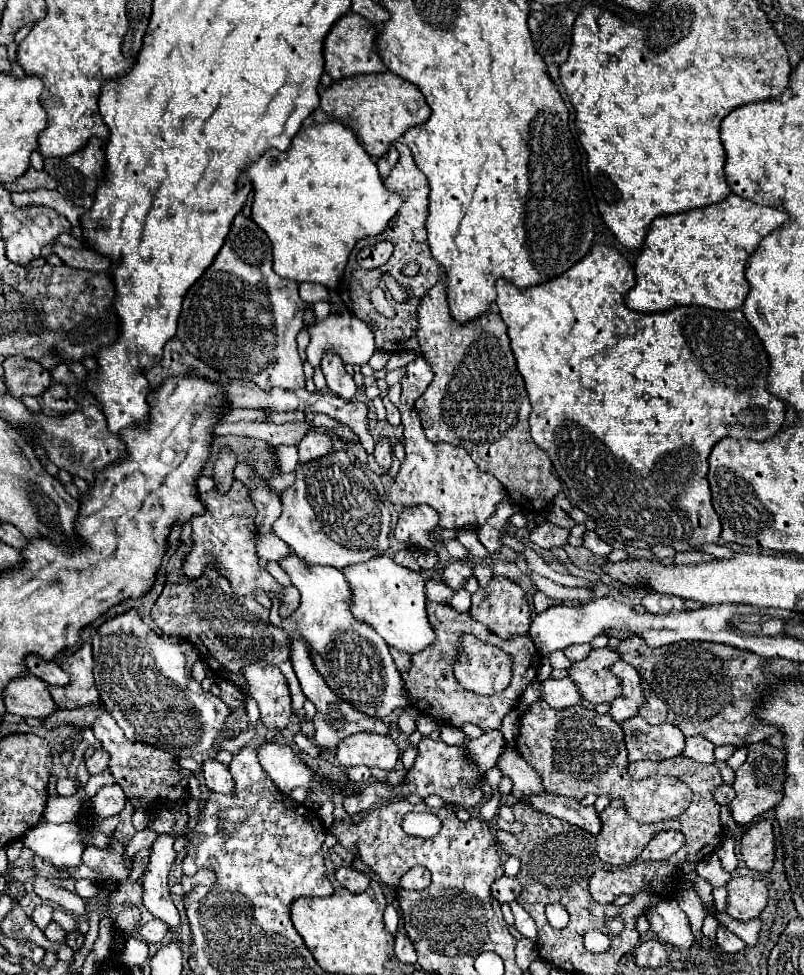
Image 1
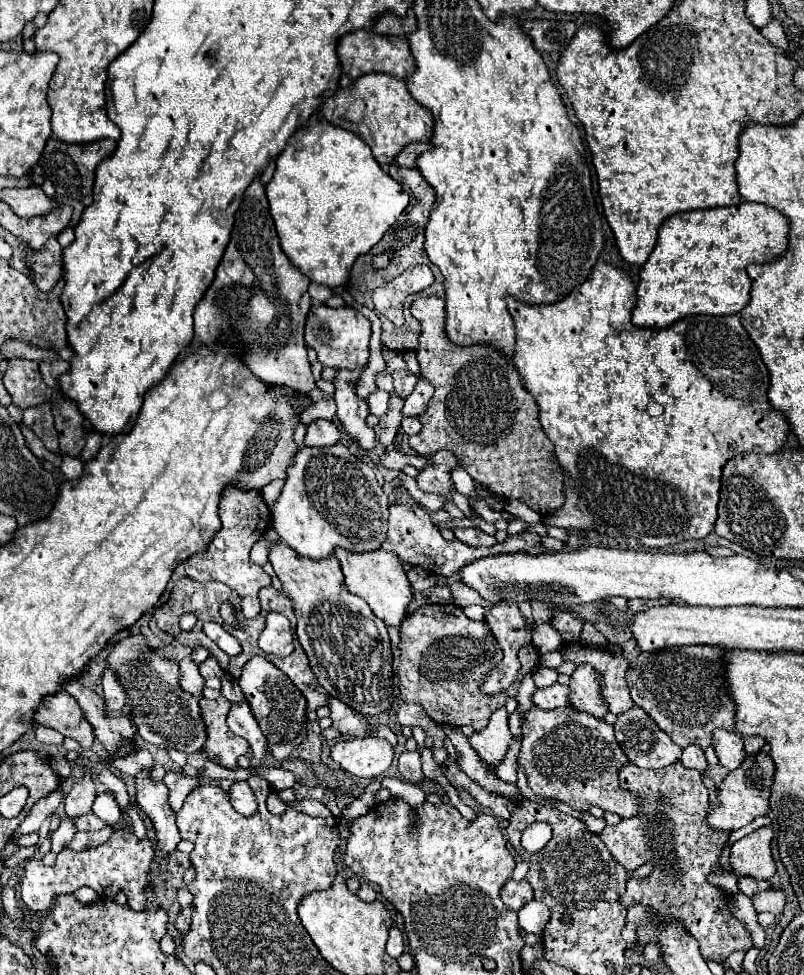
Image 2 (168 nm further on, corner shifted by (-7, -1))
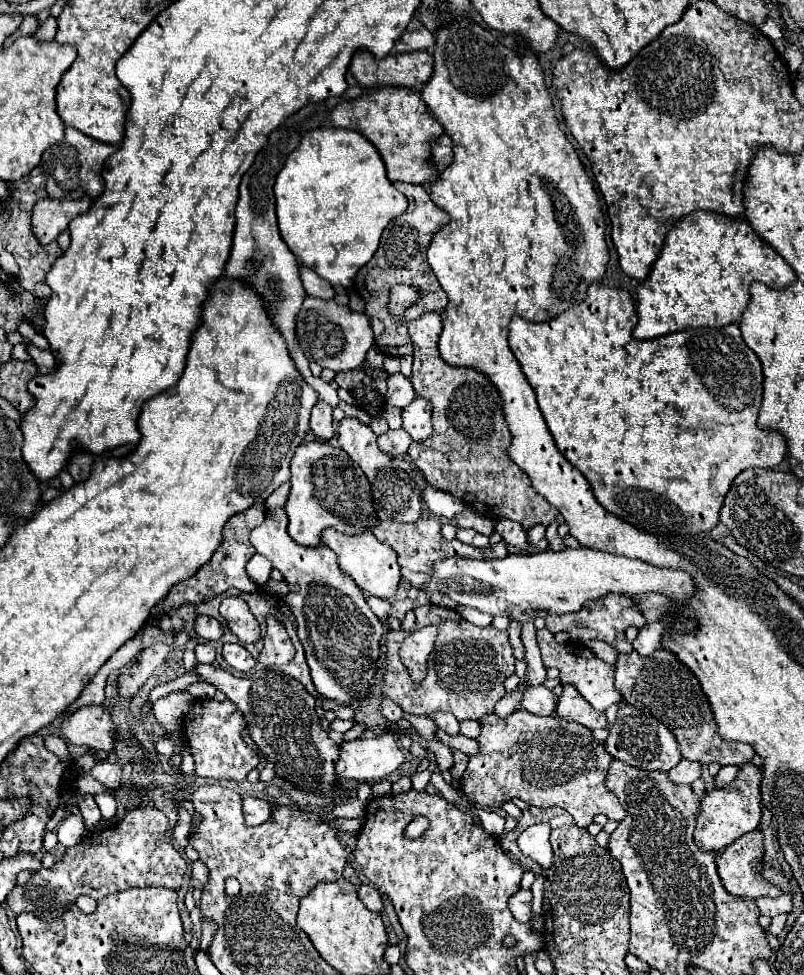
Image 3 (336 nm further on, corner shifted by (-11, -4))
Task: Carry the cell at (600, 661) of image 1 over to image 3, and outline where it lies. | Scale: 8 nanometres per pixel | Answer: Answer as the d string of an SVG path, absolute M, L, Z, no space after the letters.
M565 685L565 687L563 687L563 695L561 695L561 699L557 701L557 707L555 707L555 717L565 719L565 721L575 721L575 723L587 727L589 731L607 727L607 717L605 717L605 713L597 713L597 711L577 693L577 689L573 689L573 685Z

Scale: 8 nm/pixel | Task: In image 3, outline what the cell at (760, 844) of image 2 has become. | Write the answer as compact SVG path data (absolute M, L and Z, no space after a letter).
M751 831L745 837L739 837L733 845L725 847L717 857L717 873L721 877L723 887L735 897L759 899L759 897L779 897L781 891L767 881L761 881L761 857L763 857L763 835L759 831Z

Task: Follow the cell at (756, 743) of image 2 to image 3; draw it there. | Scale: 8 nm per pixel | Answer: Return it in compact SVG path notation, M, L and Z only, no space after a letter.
M665 649L653 651L649 657L641 657L635 651L627 655L619 655L615 661L615 689L621 693L627 705L647 711L663 725L671 729L681 745L683 759L699 761L699 763L719 763L719 765L743 765L749 763L753 753L751 745L723 741L717 737L717 723L713 721L713 713L705 695L701 693L701 685L697 679L673 657L673 653Z

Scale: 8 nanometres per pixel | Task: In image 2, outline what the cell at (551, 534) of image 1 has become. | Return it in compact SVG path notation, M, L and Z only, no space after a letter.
M393 504L391 506L391 516L389 516L389 530L387 530L387 540L383 542L383 548L397 554L403 562L411 564L411 566L421 566L437 576L451 576L455 574L461 566L473 562L475 558L485 558L489 554L503 554L503 552L525 552L533 546L541 546L541 538L535 532L521 532L517 536L509 536L505 544L495 544L493 548L473 548L467 546L459 540L455 542L447 542L441 536L439 528L431 522L431 516L427 510L423 510L421 506L413 506L413 504Z

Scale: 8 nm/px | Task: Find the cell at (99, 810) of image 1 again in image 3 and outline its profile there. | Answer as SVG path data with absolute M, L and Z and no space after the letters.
M99 793L95 795L95 803L103 815L103 819L113 819L117 813L117 801L111 793Z

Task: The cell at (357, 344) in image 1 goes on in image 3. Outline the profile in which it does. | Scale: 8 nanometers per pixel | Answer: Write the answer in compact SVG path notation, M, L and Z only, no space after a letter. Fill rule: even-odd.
M307 295L301 311L297 313L297 341L309 361L317 361L321 367L333 371L355 369L365 361L365 353L373 347L375 337L371 319L365 313L357 313L345 305L337 305L333 299L317 299ZM343 331L343 333L341 333Z

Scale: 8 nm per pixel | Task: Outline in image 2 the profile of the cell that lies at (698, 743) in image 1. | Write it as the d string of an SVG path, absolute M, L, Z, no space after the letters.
M689 744L685 750L683 750L683 756L681 756L681 762L687 766L687 768L695 768L695 770L705 770L707 768L707 758L705 758L705 750L697 744Z

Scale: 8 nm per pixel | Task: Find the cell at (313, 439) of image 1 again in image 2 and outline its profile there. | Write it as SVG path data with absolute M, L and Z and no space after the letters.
M315 420L307 426L305 446L319 448L319 446L333 446L339 442L339 428L331 420Z

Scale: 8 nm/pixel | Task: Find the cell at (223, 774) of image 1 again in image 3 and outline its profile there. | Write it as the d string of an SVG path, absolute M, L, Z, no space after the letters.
M245 797L243 799L243 813L245 813L245 823L247 825L261 825L269 821L271 817L271 805L269 801L255 799L255 797Z

